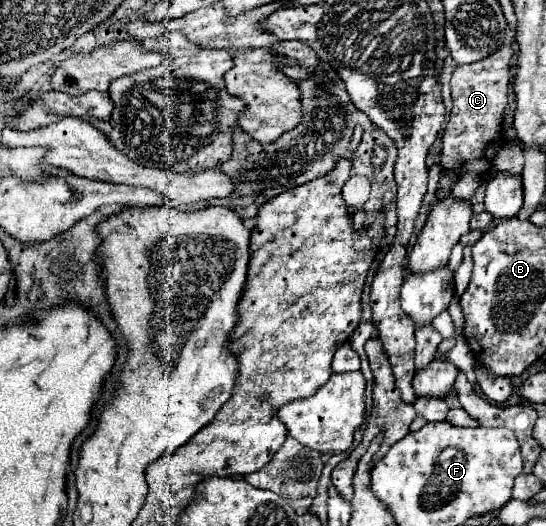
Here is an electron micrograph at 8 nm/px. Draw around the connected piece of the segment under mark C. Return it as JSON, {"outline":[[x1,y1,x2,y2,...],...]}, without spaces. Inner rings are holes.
{"outline":[[501,46,479,62,455,68,451,78,453,110,447,128,443,132,443,152,441,152,443,154,441,164,447,170,455,168,457,174,473,170,481,174,491,166,495,152,503,146,501,140,497,140,497,136,503,120,503,110,509,100,507,90,511,84,511,74,509,74,511,58,513,50,509,46],[455,160,459,162,455,164]]}

